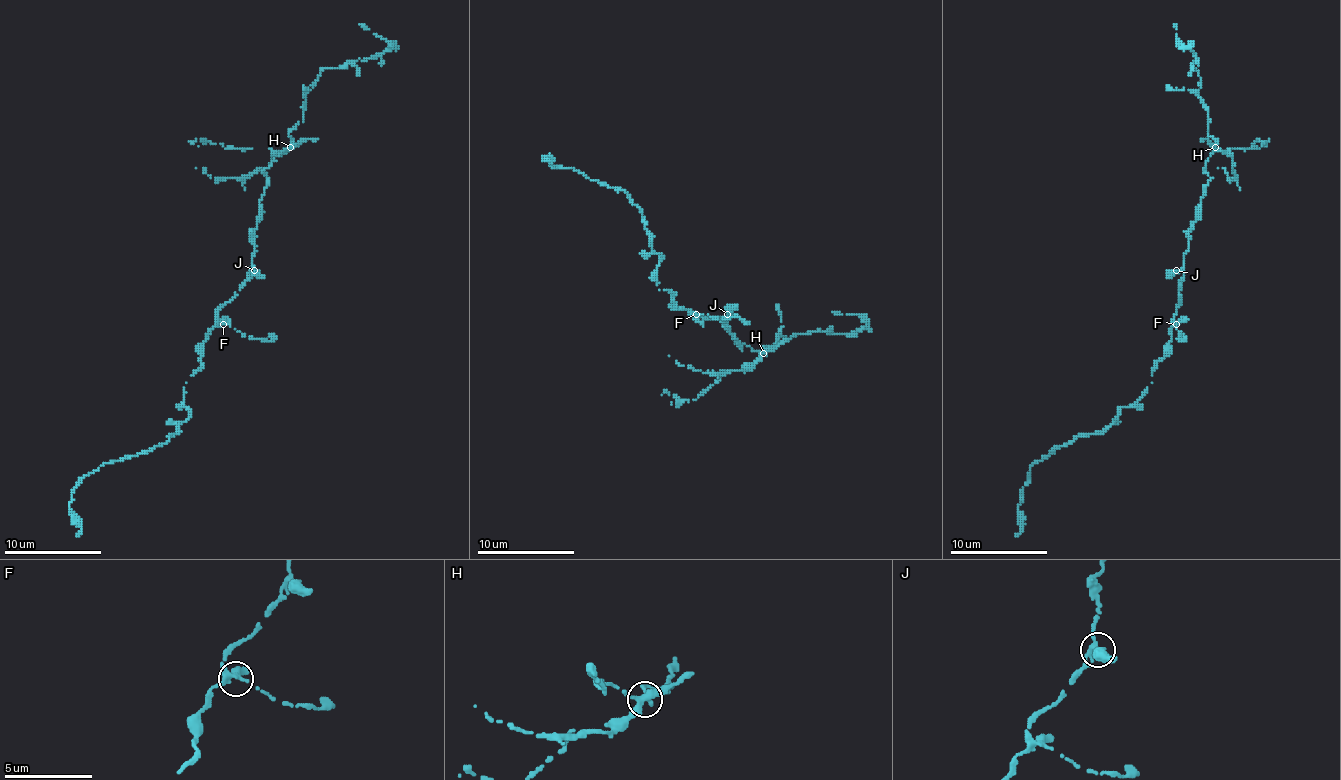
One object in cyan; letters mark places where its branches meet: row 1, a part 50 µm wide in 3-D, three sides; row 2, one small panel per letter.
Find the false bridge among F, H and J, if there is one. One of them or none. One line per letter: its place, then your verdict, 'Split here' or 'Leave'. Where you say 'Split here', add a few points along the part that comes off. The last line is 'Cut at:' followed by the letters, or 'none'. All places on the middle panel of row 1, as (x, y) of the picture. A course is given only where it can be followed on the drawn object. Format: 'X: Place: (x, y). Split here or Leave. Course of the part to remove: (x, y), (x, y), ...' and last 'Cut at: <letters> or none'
F: Place: (696, 314). Leave
H: Place: (763, 353). Split here. Course of the part to remove: (764, 353), (752, 363), (725, 370), (696, 400), (662, 395)
J: Place: (727, 314). Leave
Cut at: H

